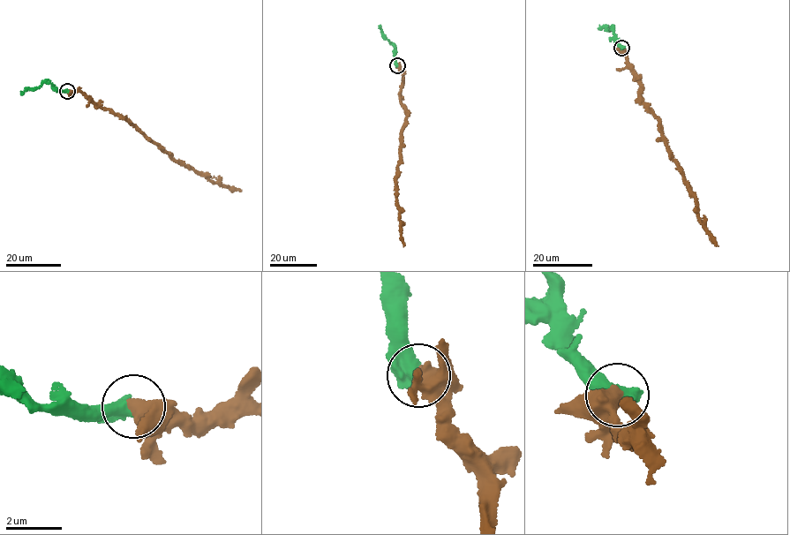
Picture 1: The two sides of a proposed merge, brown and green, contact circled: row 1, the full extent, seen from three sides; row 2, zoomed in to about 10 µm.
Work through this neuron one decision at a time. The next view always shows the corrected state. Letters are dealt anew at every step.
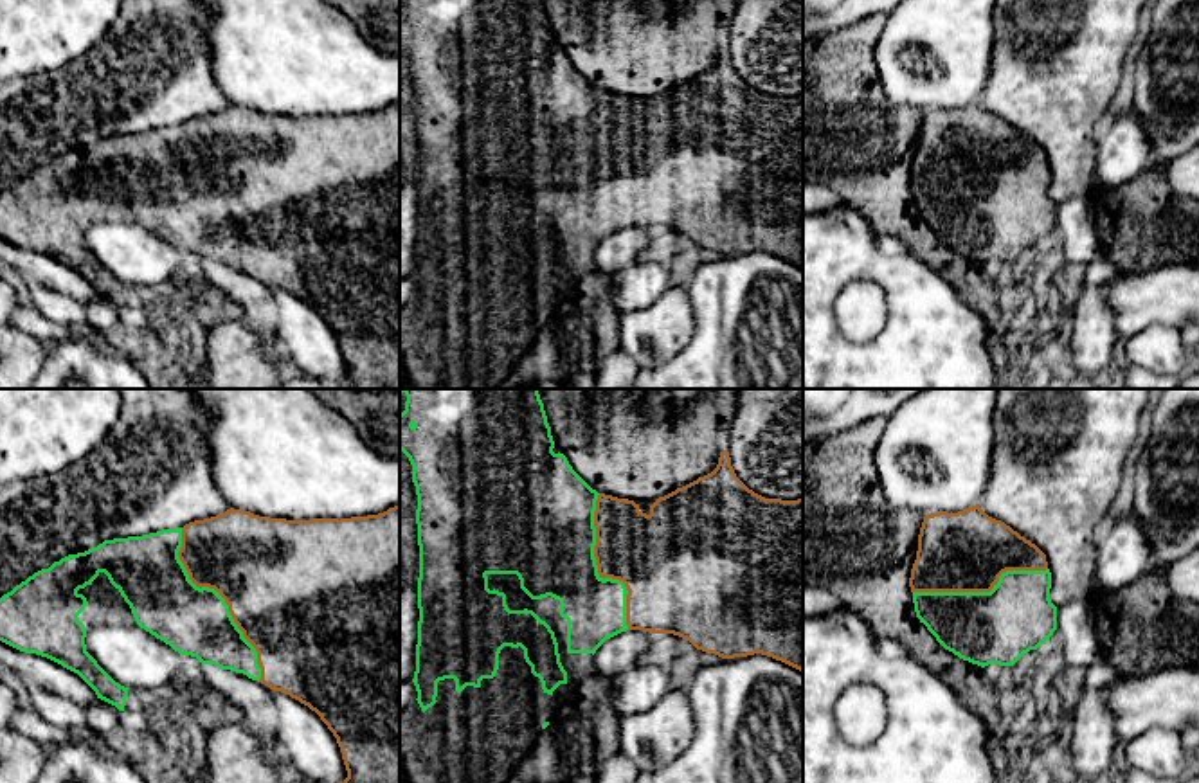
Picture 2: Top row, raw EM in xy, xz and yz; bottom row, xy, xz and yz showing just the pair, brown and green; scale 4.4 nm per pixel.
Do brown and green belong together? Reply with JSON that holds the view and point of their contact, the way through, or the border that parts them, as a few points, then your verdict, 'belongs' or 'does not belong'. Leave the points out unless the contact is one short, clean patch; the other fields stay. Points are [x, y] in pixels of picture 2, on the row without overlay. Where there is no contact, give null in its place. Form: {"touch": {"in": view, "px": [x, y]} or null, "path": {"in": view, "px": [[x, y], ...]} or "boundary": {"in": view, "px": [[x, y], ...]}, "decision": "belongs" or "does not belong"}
{"touch": {"in": "xy", "px": [222, 193]}, "decision": "belongs"}

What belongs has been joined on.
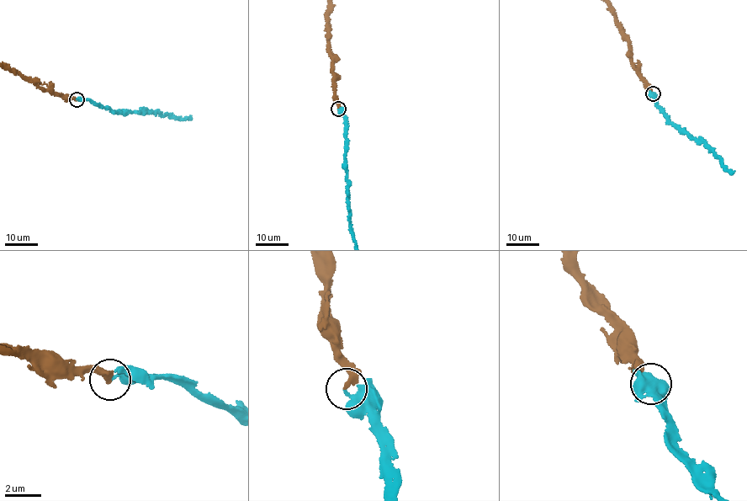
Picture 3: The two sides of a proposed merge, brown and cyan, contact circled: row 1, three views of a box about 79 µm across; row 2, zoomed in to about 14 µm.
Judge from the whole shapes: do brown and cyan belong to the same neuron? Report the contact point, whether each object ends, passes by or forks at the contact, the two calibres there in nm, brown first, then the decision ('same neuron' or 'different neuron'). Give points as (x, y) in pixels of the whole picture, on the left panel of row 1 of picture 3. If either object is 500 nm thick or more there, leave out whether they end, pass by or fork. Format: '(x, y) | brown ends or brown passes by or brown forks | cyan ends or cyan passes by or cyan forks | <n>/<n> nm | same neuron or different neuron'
(76, 99) | brown ends | cyan ends | 300/320 nm | same neuron

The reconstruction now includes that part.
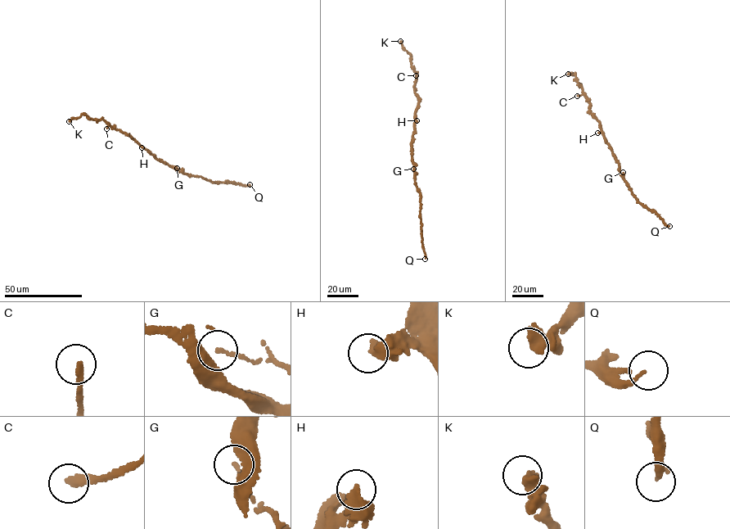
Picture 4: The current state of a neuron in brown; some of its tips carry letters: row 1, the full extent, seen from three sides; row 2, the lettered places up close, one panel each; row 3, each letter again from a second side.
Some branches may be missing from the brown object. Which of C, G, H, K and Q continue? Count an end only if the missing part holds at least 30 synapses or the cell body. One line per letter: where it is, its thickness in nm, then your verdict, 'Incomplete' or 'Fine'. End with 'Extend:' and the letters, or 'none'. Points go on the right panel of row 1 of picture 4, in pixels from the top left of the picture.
C: Place: (577, 96). Thickness 240 nm. Fine
G: Place: (623, 172). Thickness 110 nm. Fine
H: Place: (597, 133). Thickness 420 nm. Fine
K: Place: (568, 74). Thickness 400 nm. Fine
Q: Place: (669, 226). Thickness 160 nm. Fine
Extend: none

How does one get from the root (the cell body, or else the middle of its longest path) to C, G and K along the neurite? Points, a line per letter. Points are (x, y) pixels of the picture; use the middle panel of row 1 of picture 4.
C: (412, 146), (415, 129), (415, 113), (418, 103), (414, 87), (416, 75)
G: (412, 146), (416, 174), (413, 169)
K: (412, 146), (415, 129), (415, 113), (418, 103), (414, 88), (416, 79), (410, 54), (400, 41)

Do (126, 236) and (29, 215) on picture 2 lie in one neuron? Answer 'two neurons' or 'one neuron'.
two neurons

